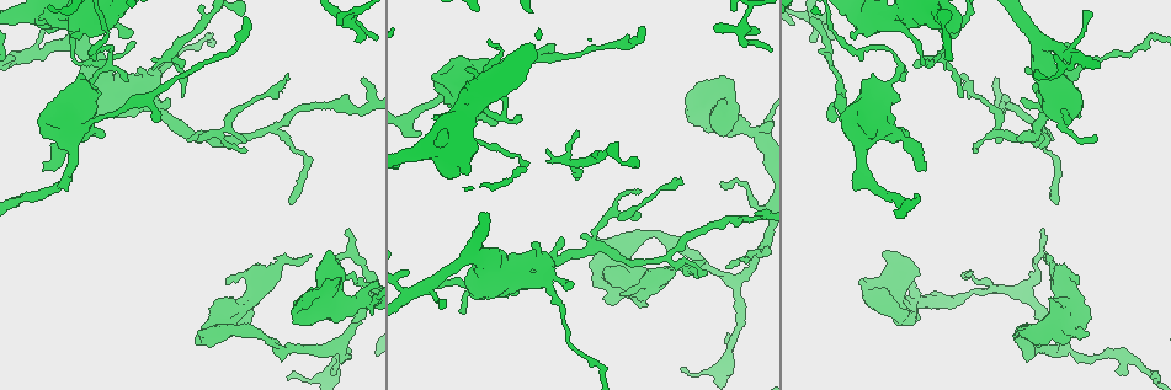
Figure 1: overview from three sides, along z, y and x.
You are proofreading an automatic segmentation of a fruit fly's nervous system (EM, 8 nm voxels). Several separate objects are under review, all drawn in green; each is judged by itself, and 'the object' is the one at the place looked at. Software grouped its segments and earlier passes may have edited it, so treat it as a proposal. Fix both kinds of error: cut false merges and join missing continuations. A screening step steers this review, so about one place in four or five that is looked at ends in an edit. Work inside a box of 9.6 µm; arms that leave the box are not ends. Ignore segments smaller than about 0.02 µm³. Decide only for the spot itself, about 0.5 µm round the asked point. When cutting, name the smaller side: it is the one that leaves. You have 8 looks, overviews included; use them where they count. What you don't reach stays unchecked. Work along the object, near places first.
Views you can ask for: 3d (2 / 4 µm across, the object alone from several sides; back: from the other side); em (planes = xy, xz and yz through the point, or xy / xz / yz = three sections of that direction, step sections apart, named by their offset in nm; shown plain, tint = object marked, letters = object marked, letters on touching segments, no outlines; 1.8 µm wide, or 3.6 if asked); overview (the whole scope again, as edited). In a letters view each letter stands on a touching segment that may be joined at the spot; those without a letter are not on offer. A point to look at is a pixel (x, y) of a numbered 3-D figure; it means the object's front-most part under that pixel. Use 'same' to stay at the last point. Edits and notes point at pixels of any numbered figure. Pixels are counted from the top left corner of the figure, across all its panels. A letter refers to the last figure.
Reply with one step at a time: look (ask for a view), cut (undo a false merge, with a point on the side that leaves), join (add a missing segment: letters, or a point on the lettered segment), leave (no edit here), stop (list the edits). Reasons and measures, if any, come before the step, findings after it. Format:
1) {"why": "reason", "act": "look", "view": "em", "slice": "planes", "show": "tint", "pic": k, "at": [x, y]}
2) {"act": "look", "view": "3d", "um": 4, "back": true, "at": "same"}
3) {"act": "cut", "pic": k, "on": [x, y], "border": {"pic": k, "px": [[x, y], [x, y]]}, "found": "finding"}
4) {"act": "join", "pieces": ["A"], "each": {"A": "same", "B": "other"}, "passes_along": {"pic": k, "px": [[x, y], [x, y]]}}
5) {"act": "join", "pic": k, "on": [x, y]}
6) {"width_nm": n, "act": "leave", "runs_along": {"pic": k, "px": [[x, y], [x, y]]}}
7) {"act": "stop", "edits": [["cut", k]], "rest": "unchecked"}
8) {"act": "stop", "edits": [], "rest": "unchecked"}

{"why": "thin end", "act": "look", "view": "3d", "um": 2, "pic": 1, "at": [753, 30]}

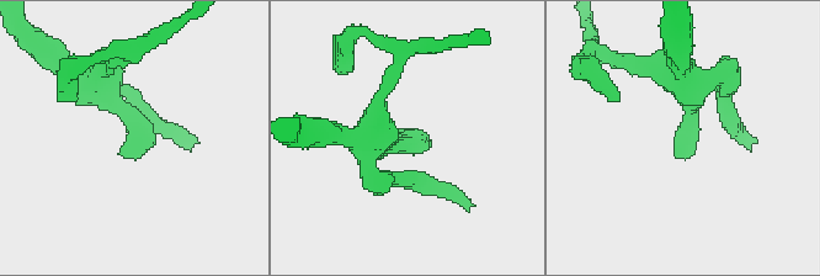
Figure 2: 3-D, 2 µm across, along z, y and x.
{"act": "look", "view": "em", "slice": "planes", "show": "plain", "pic": 2, "at": [401, 130]}

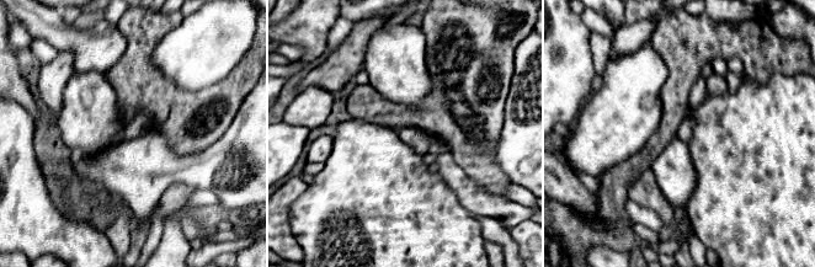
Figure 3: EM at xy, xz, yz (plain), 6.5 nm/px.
{"why": "see the neighbours", "act": "look", "view": "em", "slice": "planes", "show": "letters", "at": "same"}

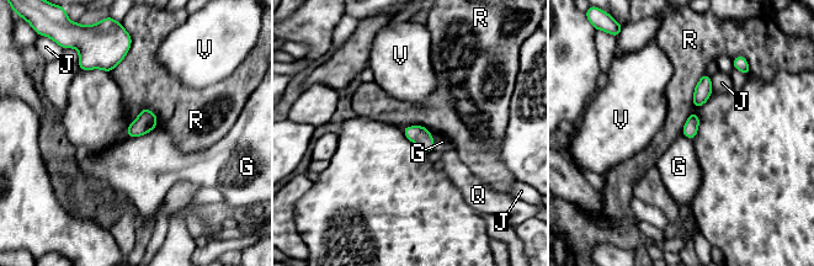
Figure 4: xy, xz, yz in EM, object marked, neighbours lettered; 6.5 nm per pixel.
{"act": "leave", "each": {"G": "other", "J": "other", "Q": "other", "R": "other", "V": "other"}, "border": {"pic": 4, "px": [[158, 118], [143, 108], [128, 126]]}, "found": "no lettered segment goes on from it"}

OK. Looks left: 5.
{"why": "free end", "act": "look", "view": "3d", "um": 2, "back": true, "pic": 1, "at": [940, 60]}

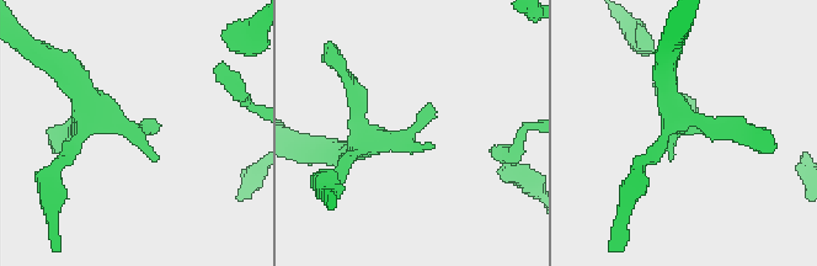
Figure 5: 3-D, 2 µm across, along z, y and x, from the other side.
{"act": "look", "view": "em", "slice": "planes", "show": "letters", "pic": 5, "at": [432, 115]}

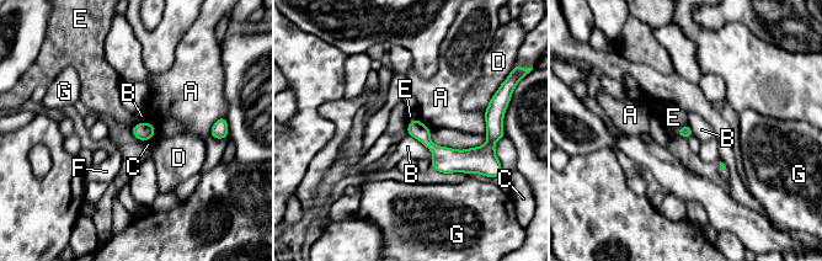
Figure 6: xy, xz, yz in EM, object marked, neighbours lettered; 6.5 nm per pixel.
{"act": "leave", "each": {"A": "other", "B": "other", "C": "other", "D": "other", "E": "other", "F": "other", "G": "other"}, "found": "no lettered segment goes on from it"}

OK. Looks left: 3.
{"why": "calibre changes", "act": "look", "view": "em", "um": 3.6, "slice": "xz", "step": 8, "show": "letters", "pic": 1, "at": [510, 263]}

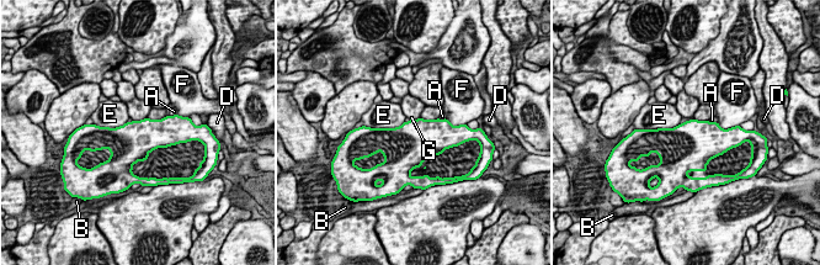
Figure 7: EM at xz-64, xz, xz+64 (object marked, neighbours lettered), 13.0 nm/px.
{"width_nm": 500, "act": "leave", "each": {"A": "other", "B": "other", "D": "other", "E": "other", "F": "other", "G": "other"}, "border": {"pic": 7, "px": [[147, 116], [133, 121]]}, "found": "one cell here"}

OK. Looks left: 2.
{"act": "stop", "edits": [], "rest": "unchecked"}

